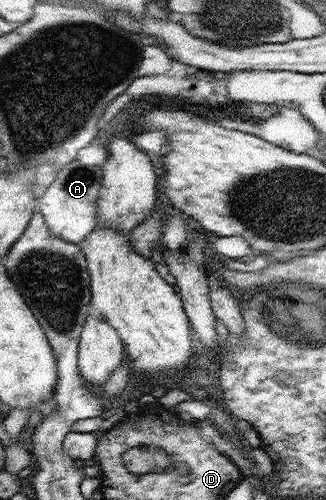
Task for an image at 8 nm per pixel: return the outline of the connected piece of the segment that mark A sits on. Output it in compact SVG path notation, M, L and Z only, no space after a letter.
M77 159L63 165L46 193L37 201L36 208L43 214L47 226L56 237L81 245L85 237L97 227L98 197L102 182L101 166L84 164Z

